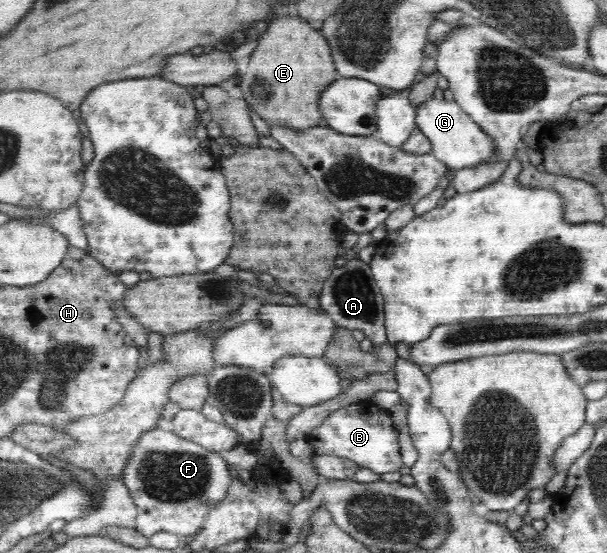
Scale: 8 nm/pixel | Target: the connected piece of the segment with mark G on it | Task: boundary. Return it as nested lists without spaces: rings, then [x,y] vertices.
[[[434,97],[415,108],[417,127],[430,140],[431,153],[451,171],[489,163],[498,154],[498,143],[487,135],[455,100]]]

